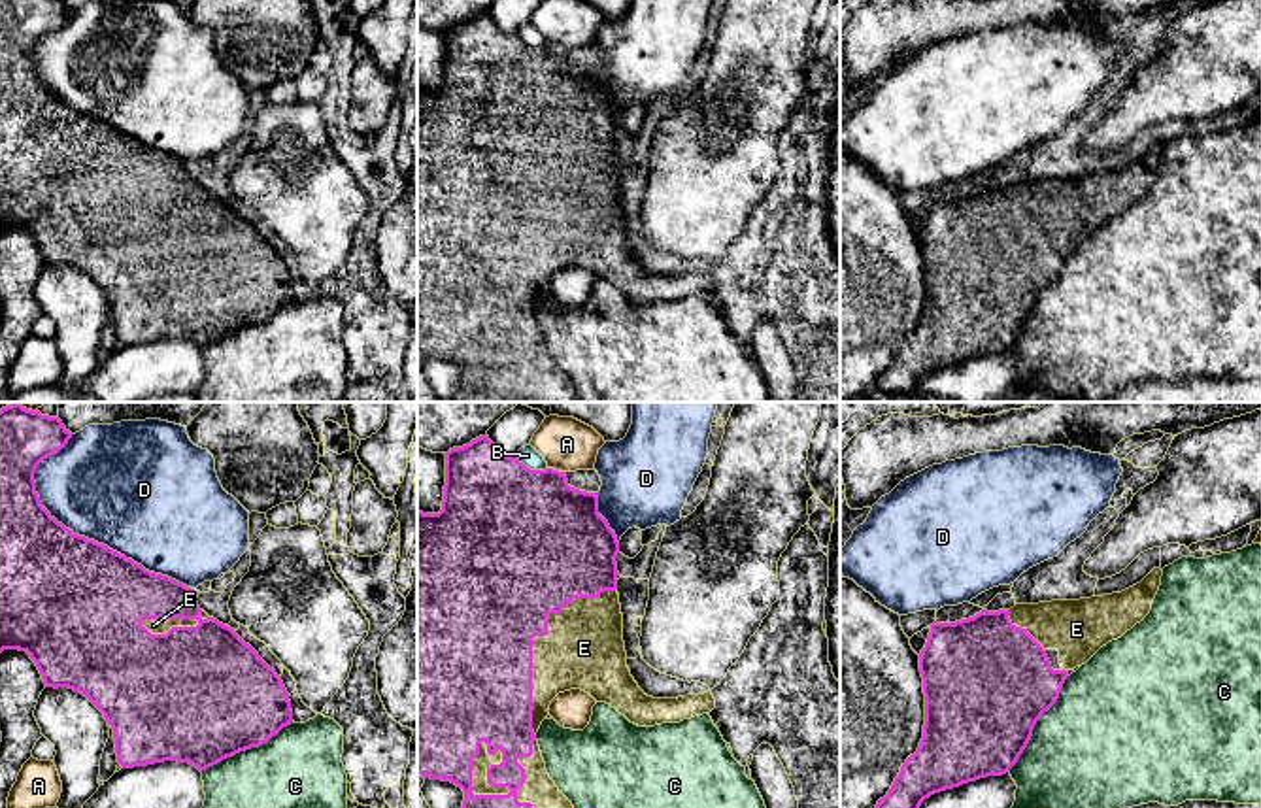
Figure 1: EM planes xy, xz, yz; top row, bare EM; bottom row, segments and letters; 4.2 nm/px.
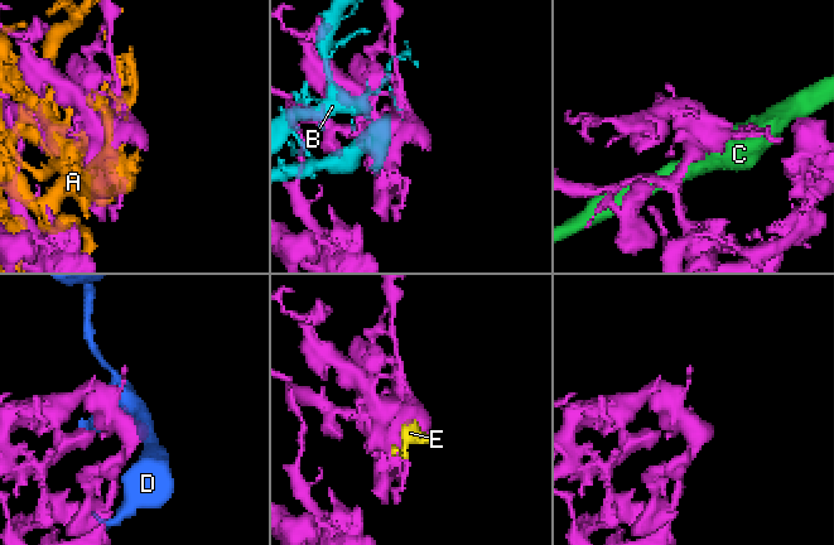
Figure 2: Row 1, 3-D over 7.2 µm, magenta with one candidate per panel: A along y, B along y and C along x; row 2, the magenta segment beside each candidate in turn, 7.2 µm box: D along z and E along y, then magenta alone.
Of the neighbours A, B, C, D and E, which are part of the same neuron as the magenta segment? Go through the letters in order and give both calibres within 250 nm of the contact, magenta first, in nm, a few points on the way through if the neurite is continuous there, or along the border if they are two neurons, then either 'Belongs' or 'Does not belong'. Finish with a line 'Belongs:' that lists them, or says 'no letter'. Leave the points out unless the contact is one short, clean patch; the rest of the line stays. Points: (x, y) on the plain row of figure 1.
A: Thickness 460 nm (magenta) against 200 nm. Does not belong
B: Thickness 500 nm (magenta) against 80 nm. Does not belong
C: Thickness 500 nm (magenta) against 480 nm. Does not belong
D: Thickness 500 nm (magenta) against 500 nm. Does not belong
E: Thickness 500 nm (magenta) against 320 nm. Belongs
Belongs: E

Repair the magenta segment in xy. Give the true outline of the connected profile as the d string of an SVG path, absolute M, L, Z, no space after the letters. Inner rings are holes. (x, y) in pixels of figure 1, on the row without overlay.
M0 0L0 230L26 228L45 264L85 272L111 302L123 345L177 338L202 349L266 321L293 300L289 270L276 247L230 204L210 194L194 177L194 166L74 111L42 83L34 49L70 15L62 0Z

